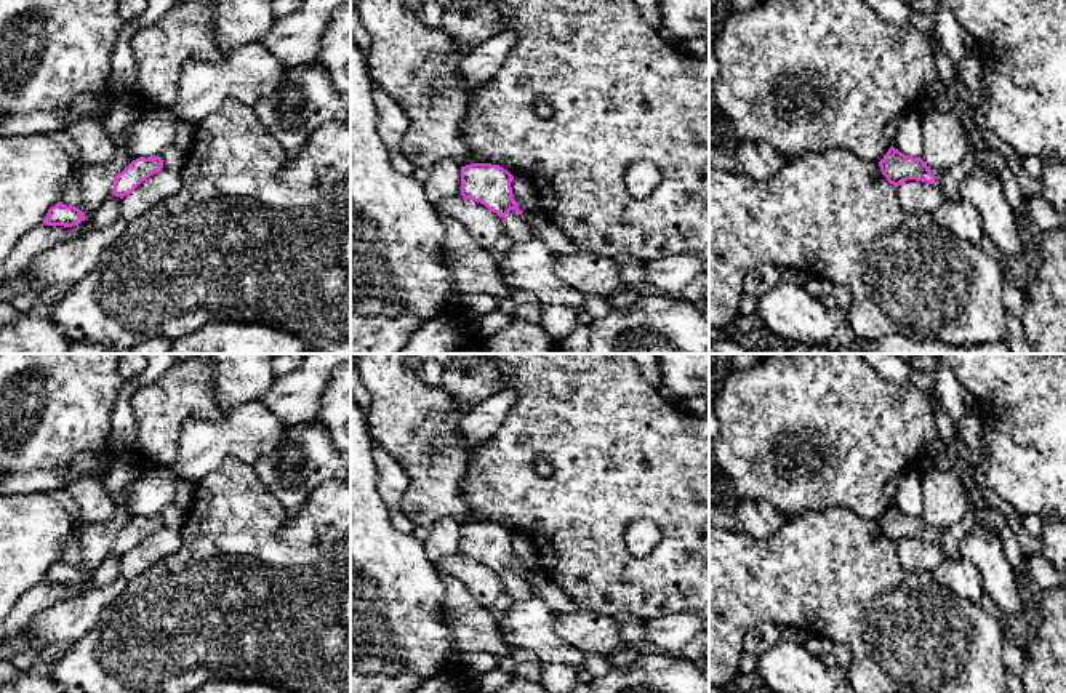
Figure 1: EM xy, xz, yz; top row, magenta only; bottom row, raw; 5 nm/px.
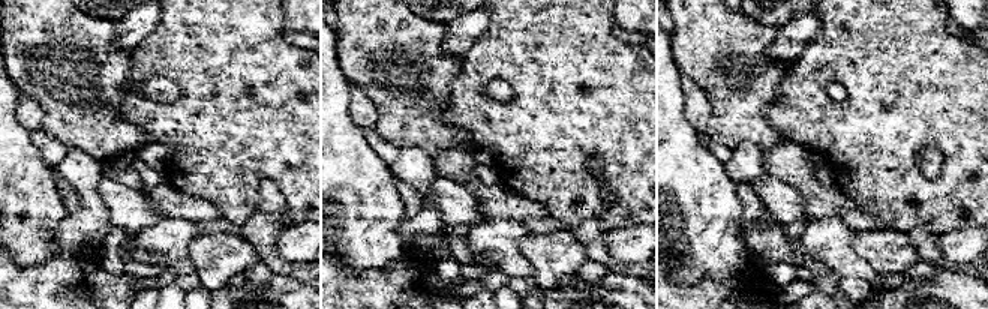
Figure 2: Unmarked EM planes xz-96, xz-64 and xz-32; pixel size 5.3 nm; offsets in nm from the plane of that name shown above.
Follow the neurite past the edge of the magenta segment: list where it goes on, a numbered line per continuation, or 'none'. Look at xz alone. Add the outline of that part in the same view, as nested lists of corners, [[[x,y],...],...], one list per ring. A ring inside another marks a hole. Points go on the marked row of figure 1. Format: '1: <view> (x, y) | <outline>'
1: xz (519, 228) | [[[511,210],[504,218],[499,219],[504,227],[504,232],[514,242],[533,240],[535,238],[533,227],[536,222],[539,222],[539,218],[519,214],[515,210]]]

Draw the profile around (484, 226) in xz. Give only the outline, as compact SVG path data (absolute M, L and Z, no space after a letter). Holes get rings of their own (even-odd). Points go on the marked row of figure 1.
M455 195L435 203L437 211L455 218L482 248L490 246L504 234L504 227L496 213L485 205Z

